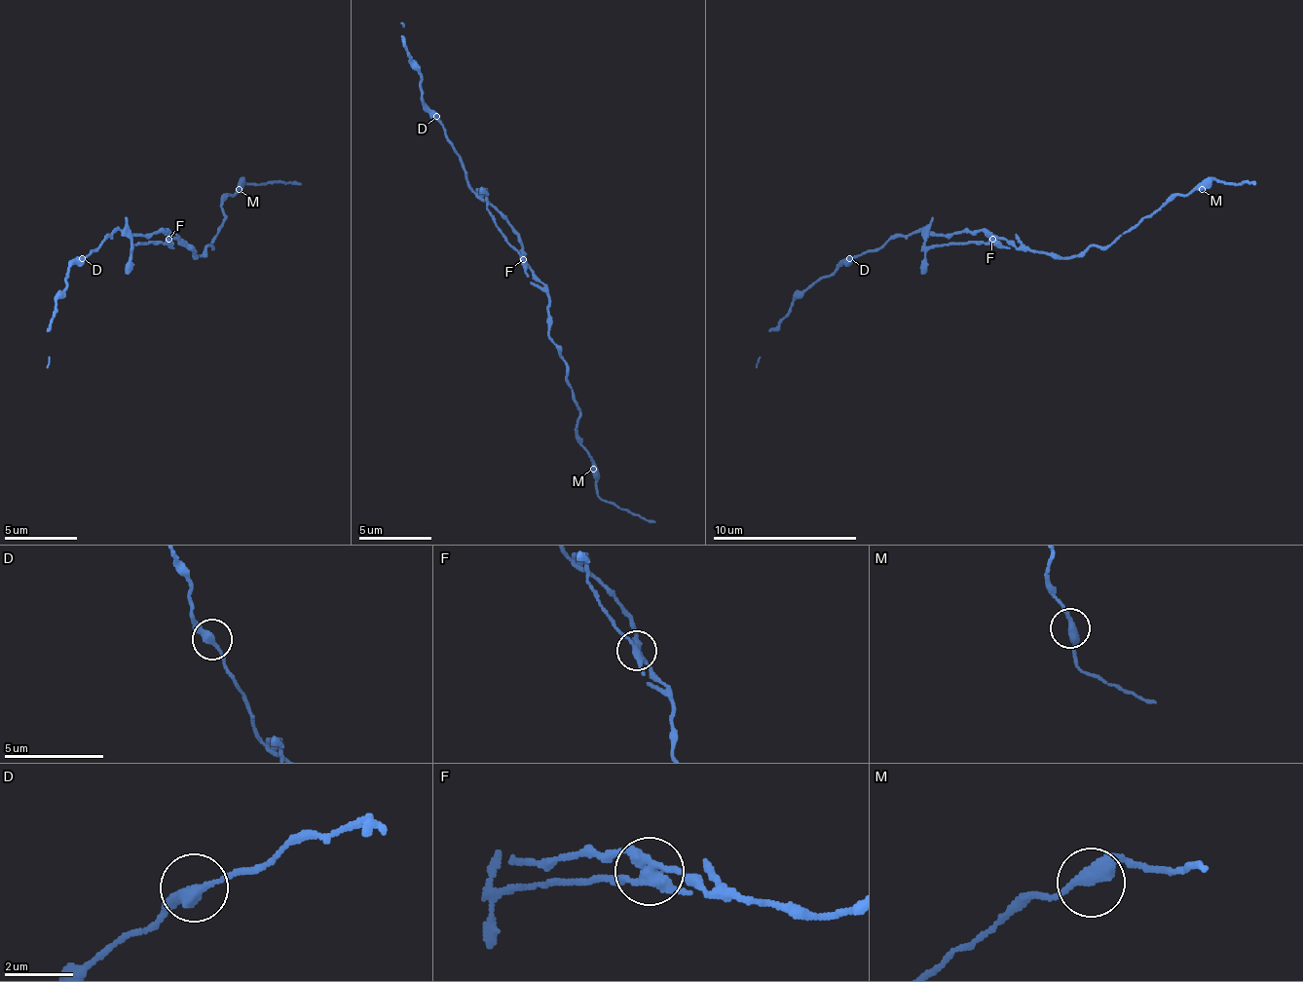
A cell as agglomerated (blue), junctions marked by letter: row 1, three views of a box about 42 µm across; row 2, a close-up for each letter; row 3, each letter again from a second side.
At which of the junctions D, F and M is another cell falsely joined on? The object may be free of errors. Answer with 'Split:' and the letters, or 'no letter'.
Split: F

